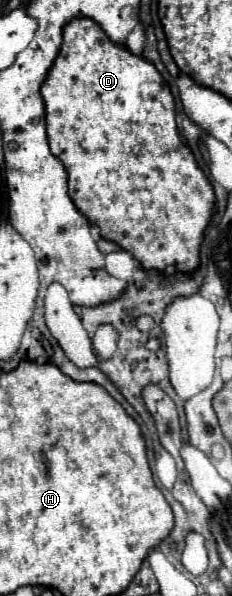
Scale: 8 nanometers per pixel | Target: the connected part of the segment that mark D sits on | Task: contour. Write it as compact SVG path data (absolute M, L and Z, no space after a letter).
M75 18L63 30L61 52L59 52L53 68L49 70L43 86L41 86L41 96L45 100L45 120L47 120L47 136L49 136L51 152L63 162L63 166L69 174L69 196L71 196L75 208L87 218L87 222L99 228L99 236L119 244L141 266L145 266L145 270L165 272L169 266L173 266L175 272L181 272L181 274L189 274L189 270L197 270L197 266L201 264L199 262L199 250L201 250L203 232L209 226L211 214L215 210L215 192L213 192L213 186L209 184L207 176L203 174L203 170L195 162L191 148L181 142L177 122L175 122L175 102L173 102L173 96L171 96L167 82L157 72L157 68L149 60L145 60L143 56L135 56L129 50L125 50L125 46L111 42L107 38L107 34L101 30L101 26L97 22L93 22L91 18Z

